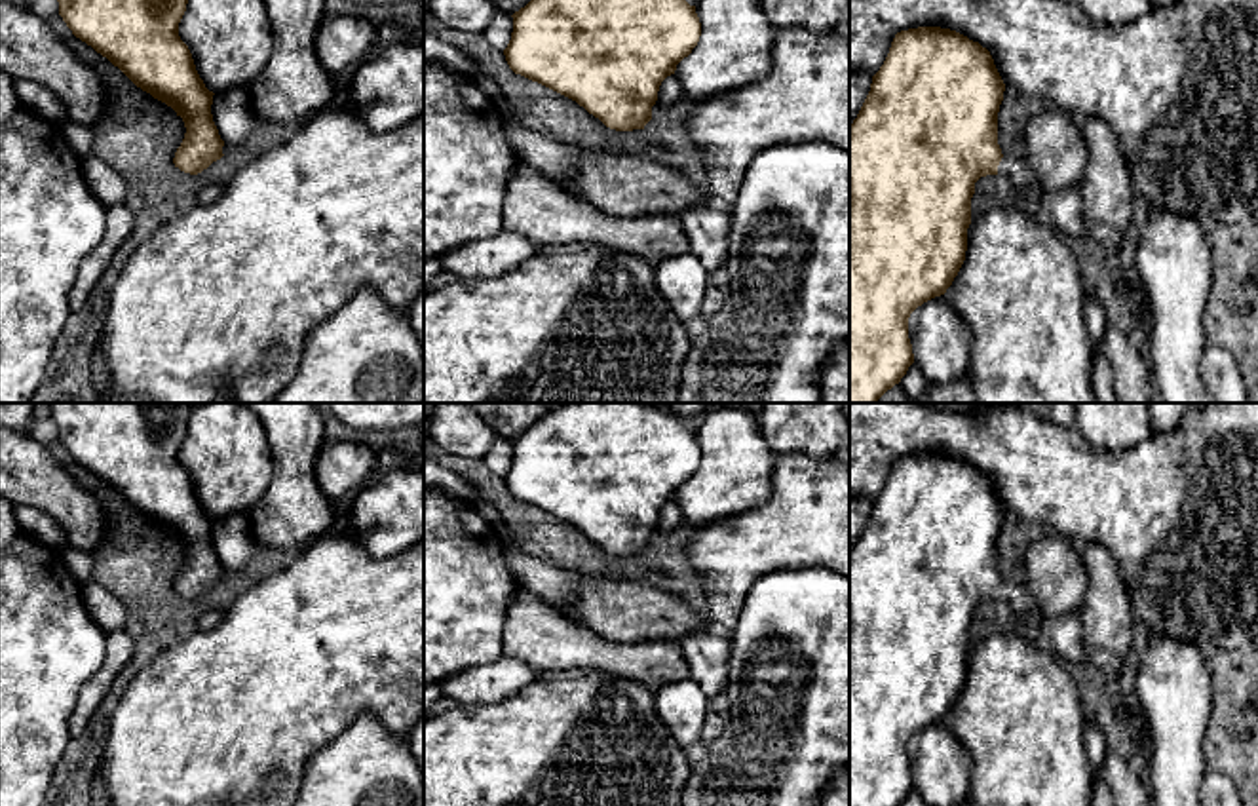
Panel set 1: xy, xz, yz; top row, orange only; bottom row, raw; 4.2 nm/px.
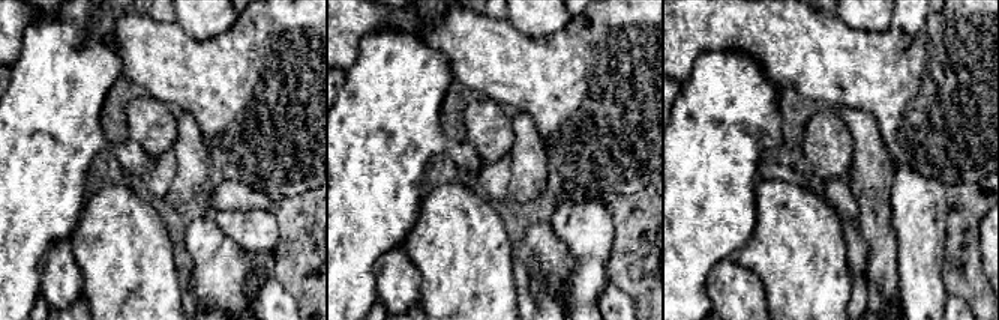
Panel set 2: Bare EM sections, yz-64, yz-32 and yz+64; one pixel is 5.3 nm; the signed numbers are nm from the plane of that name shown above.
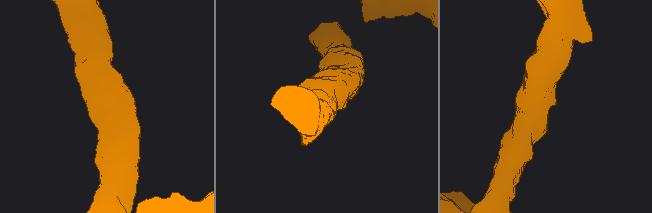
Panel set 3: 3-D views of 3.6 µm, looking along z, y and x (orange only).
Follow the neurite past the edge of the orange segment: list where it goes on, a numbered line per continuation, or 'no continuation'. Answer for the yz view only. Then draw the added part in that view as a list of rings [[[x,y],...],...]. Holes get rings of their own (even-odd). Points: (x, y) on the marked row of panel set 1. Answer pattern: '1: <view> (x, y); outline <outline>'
1: yz (1015, 172); outline [[[1003,156],[998,165],[998,177],[1007,182],[1011,192],[1020,188],[1041,192],[1038,177],[1034,175],[1030,163],[1024,158]]]

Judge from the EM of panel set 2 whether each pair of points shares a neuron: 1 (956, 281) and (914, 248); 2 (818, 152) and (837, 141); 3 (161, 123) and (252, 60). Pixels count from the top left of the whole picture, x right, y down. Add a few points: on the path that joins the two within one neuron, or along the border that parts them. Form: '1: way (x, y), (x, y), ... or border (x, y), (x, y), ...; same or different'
1: border (945, 236), (942, 286), (948, 293); different
2: way (822, 149), (833, 141); same
3: border (144, 92), (167, 105); different

